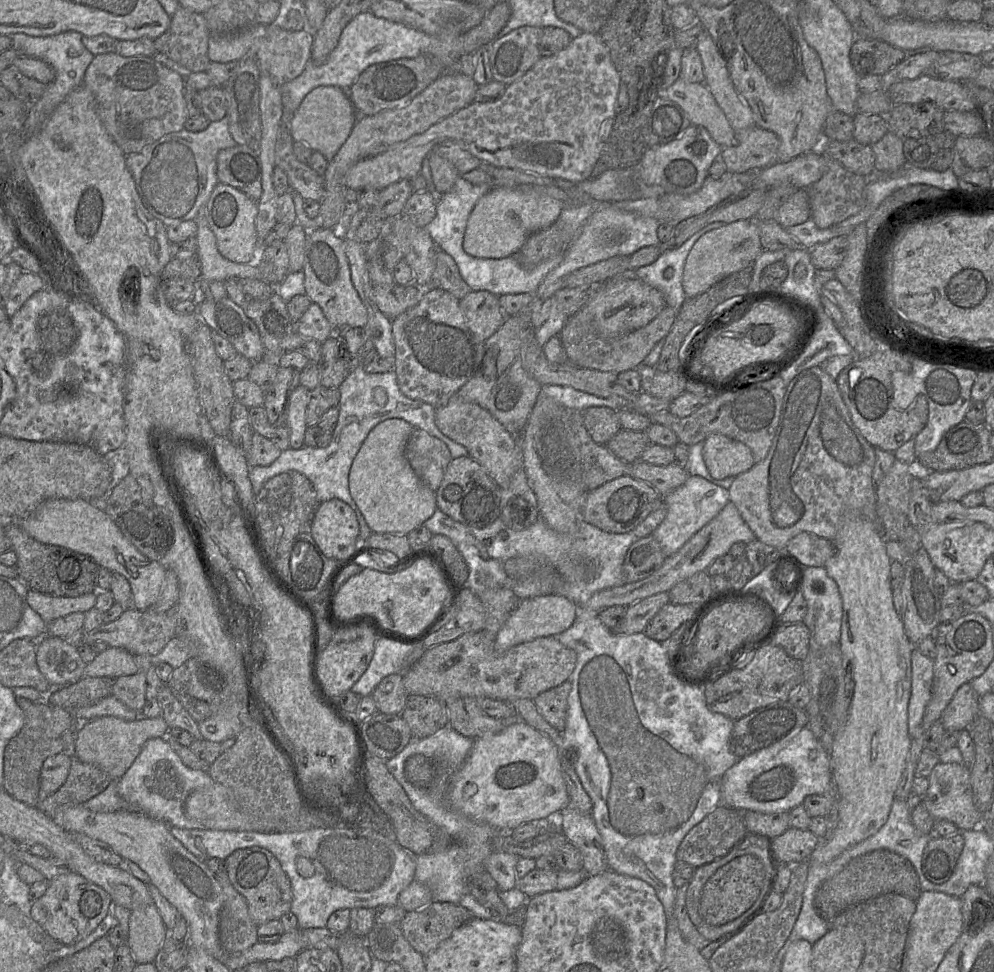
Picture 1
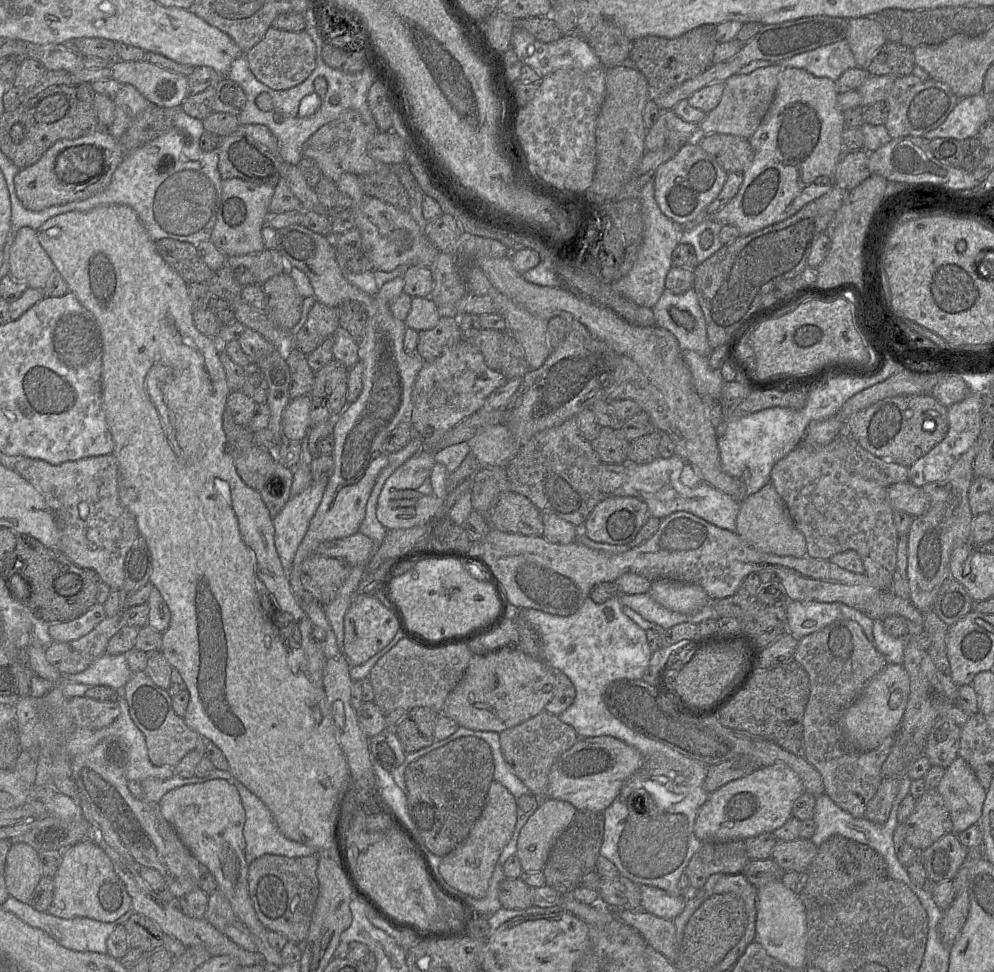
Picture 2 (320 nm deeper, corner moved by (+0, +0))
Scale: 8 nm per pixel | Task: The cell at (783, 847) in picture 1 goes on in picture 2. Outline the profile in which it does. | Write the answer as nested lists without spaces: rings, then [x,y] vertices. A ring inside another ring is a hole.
[[[798,838],[790,841],[778,840],[772,859],[786,872],[805,872],[817,854],[818,847],[811,839]]]

